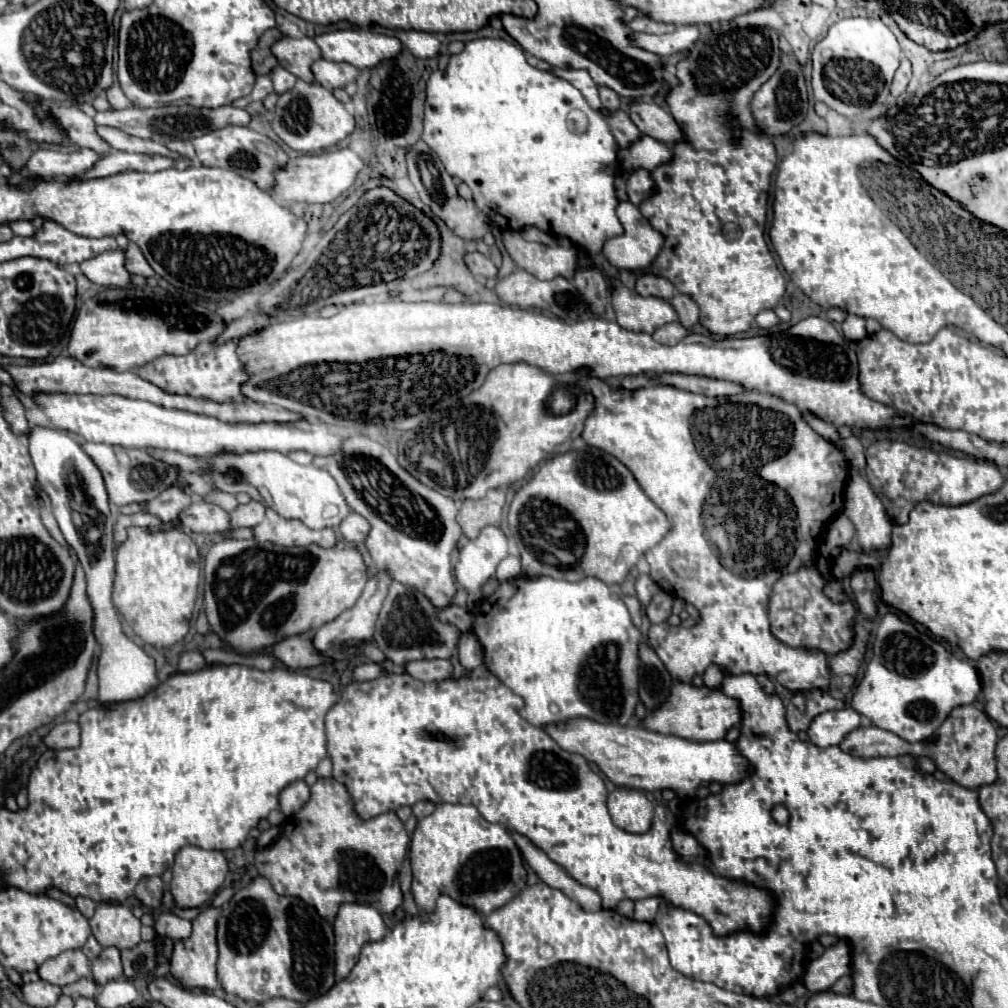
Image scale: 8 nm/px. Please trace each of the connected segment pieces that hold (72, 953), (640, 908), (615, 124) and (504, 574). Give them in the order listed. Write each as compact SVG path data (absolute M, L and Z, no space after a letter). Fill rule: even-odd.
M67 950L39 966L39 976L55 986L67 986L89 976L89 960L81 950Z
M657 896L635 902L633 919L641 922L653 921L661 902L662 899Z
M603 108L601 114L603 114L605 122L609 124L611 134L615 136L615 140L617 140L617 144L621 148L629 146L631 142L635 142L641 136L639 128L629 120L627 112L623 112L623 110L619 110L619 112L607 112L607 108Z
M507 556L499 562L497 566L497 580L503 582L503 580L511 580L511 578L517 578L521 574L521 560L517 556Z

